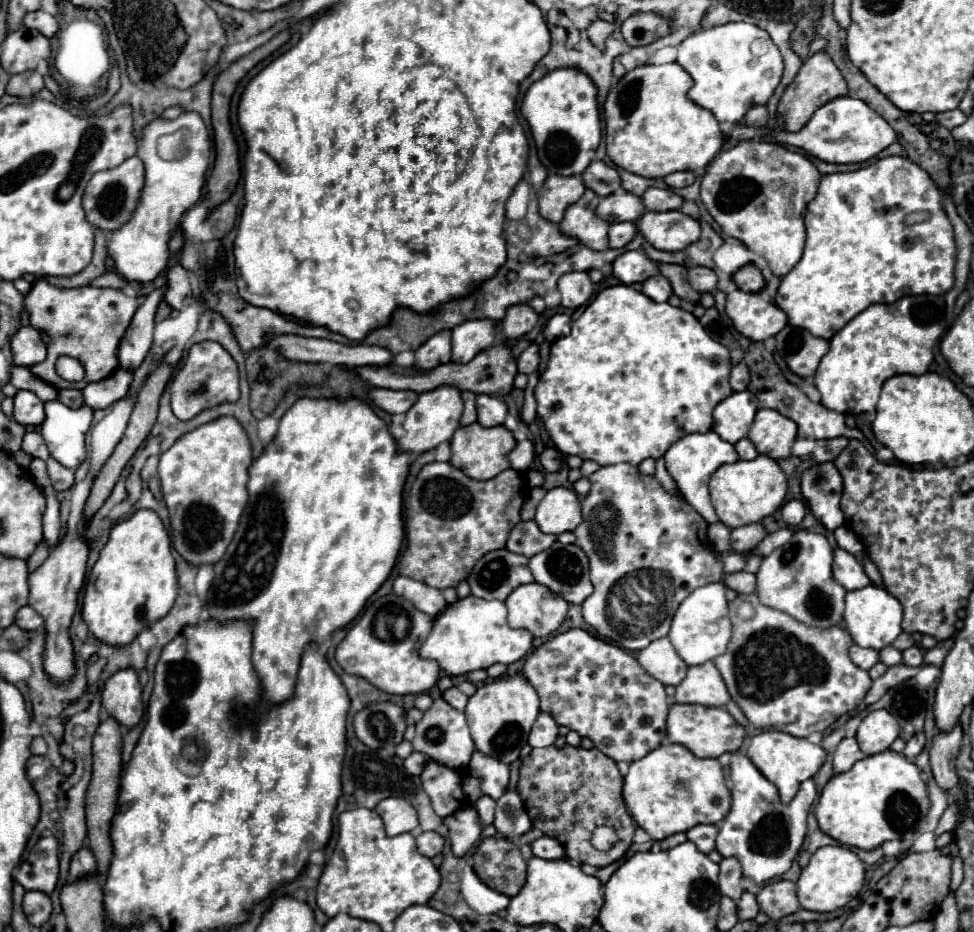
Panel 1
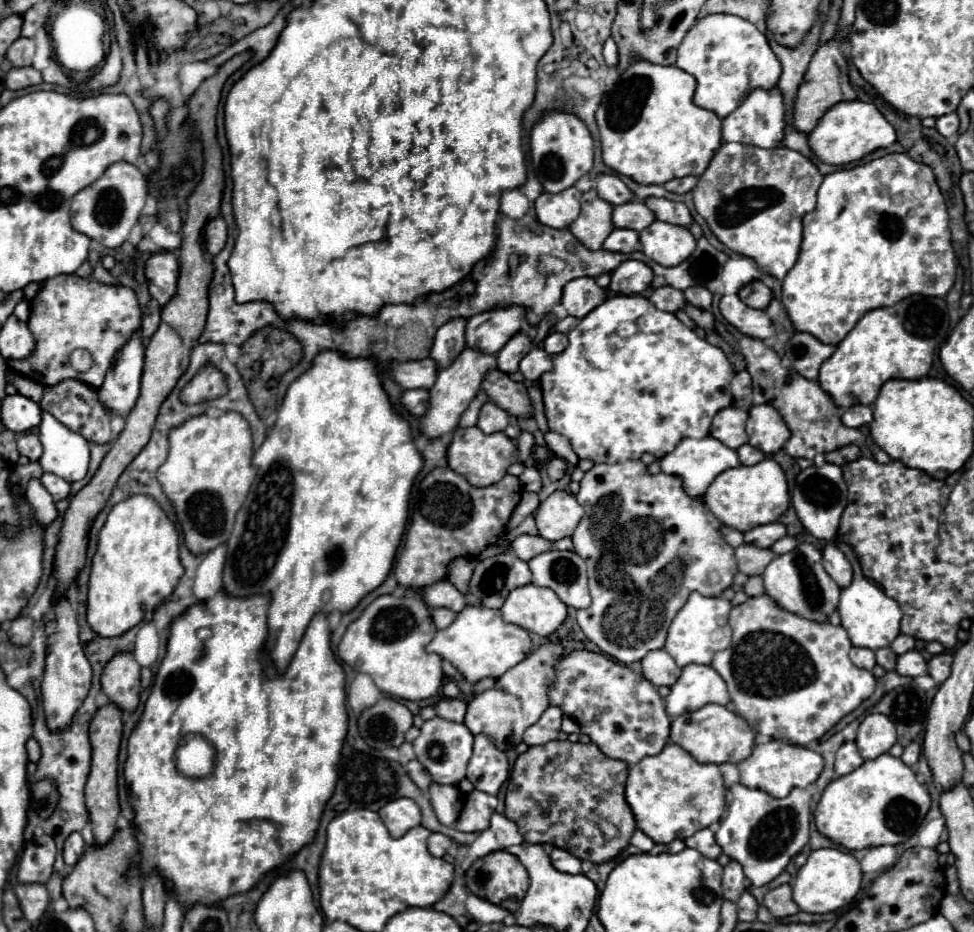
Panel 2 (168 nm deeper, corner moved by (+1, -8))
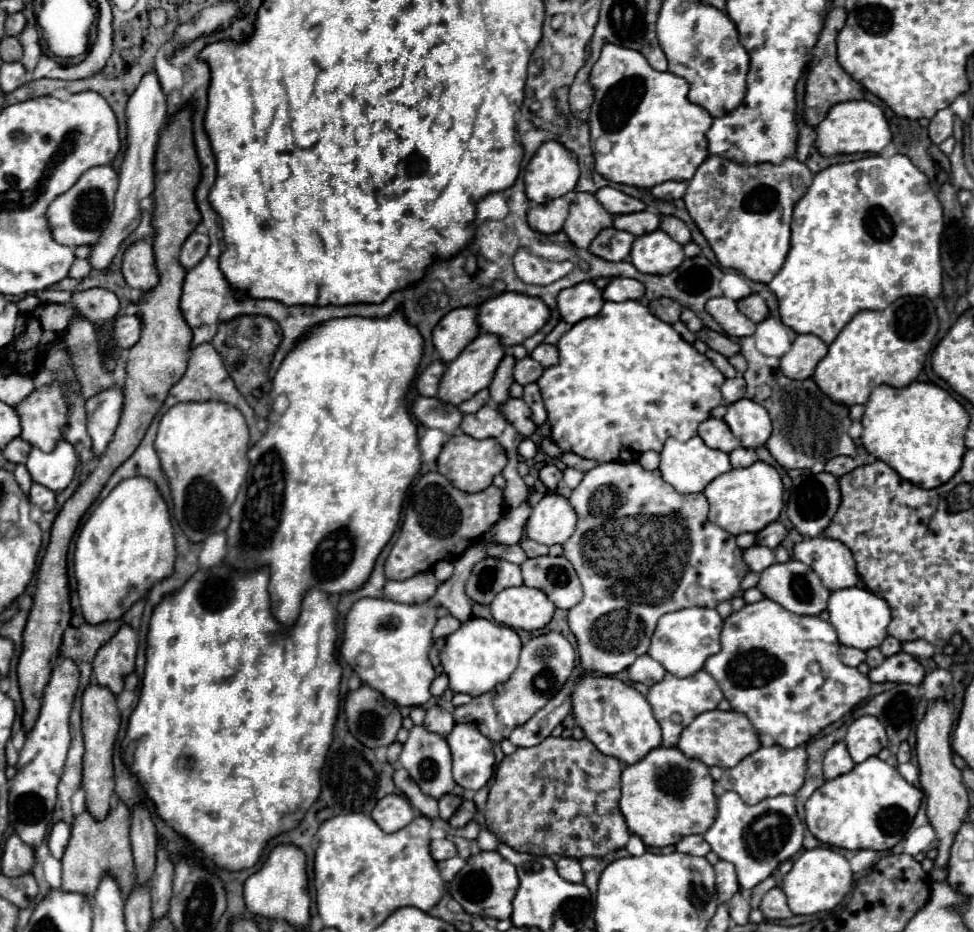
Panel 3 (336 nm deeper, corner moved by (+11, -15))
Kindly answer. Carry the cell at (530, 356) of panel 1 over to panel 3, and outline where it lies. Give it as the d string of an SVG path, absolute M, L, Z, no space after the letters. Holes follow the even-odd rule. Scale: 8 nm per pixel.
M525 356L525 358L517 360L515 370L513 370L513 378L521 386L531 384L531 382L537 382L541 378L541 374L543 374L543 366L537 364L531 356Z

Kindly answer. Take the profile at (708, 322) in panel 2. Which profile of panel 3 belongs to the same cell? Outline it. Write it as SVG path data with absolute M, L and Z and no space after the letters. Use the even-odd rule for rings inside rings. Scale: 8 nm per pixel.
M709 328L699 330L699 332L697 332L697 338L703 340L711 350L717 350L717 352L723 354L723 356L733 356L735 352L739 352L739 346L737 346L731 338L723 336L723 334L717 334L717 332L709 330Z

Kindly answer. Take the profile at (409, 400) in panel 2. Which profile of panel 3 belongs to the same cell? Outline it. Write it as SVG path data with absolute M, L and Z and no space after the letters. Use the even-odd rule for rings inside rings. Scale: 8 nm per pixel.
M419 396L413 402L413 414L423 426L439 428L447 436L455 434L463 418L455 406L445 406L437 398L423 398L423 396Z

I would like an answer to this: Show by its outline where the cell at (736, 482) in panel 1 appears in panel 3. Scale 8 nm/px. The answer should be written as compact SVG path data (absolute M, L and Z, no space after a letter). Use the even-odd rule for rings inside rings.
M755 462L749 468L729 470L721 474L719 478L707 484L703 494L709 502L709 520L733 536L745 532L757 534L767 524L775 522L783 508L781 476L773 466L765 462Z

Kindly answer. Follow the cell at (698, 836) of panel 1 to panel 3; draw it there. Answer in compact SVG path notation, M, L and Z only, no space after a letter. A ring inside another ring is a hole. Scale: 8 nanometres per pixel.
M685 836L677 842L677 852L681 854L691 854L691 856L707 856L711 852L709 844L703 840L703 836Z

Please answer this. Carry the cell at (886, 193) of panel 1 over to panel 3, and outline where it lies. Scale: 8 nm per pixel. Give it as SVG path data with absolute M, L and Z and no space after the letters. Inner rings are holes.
M867 156L821 170L815 174L807 194L795 204L791 250L783 268L769 284L779 300L783 324L797 334L813 334L825 344L831 344L843 326L861 310L885 310L901 296L925 296L935 300L941 294L943 280L939 258L941 232L941 204L927 176L907 156Z

